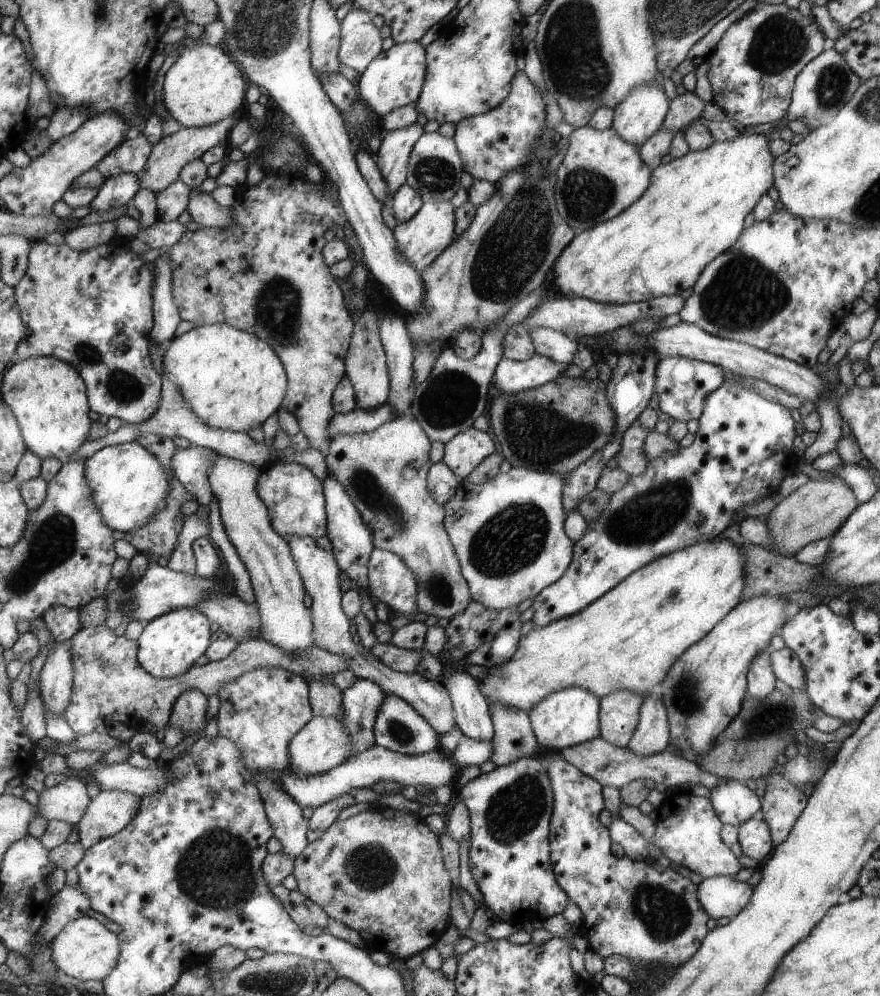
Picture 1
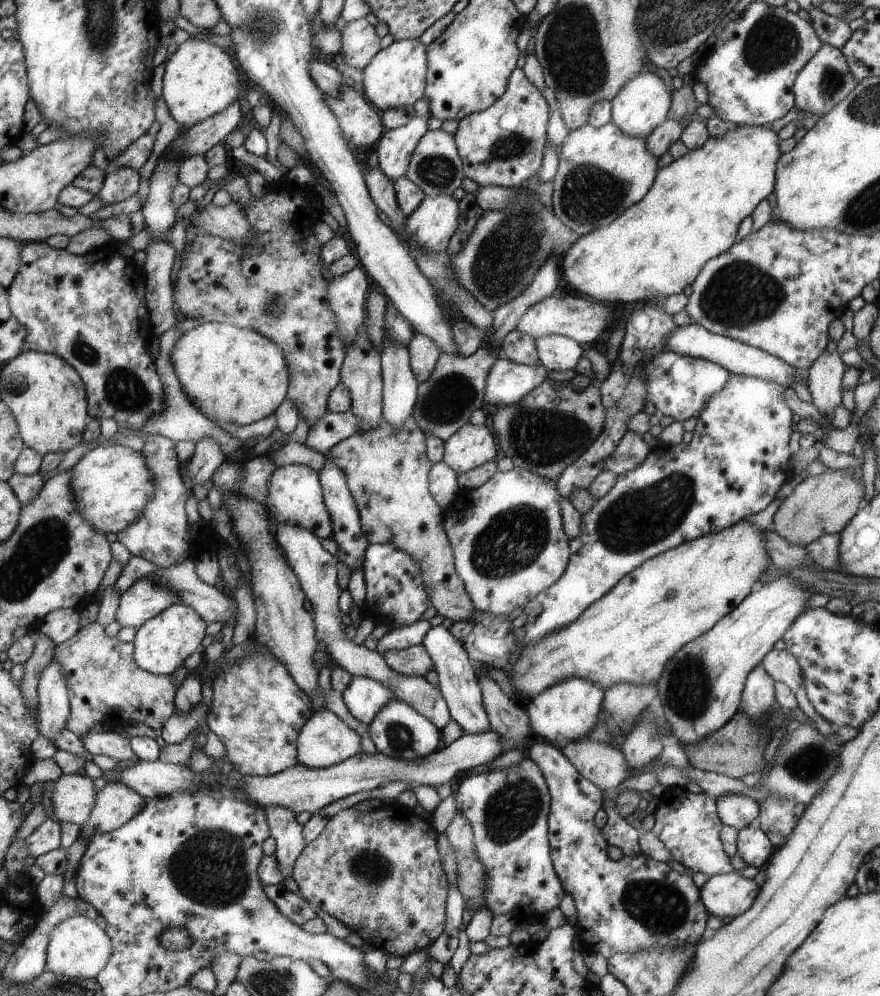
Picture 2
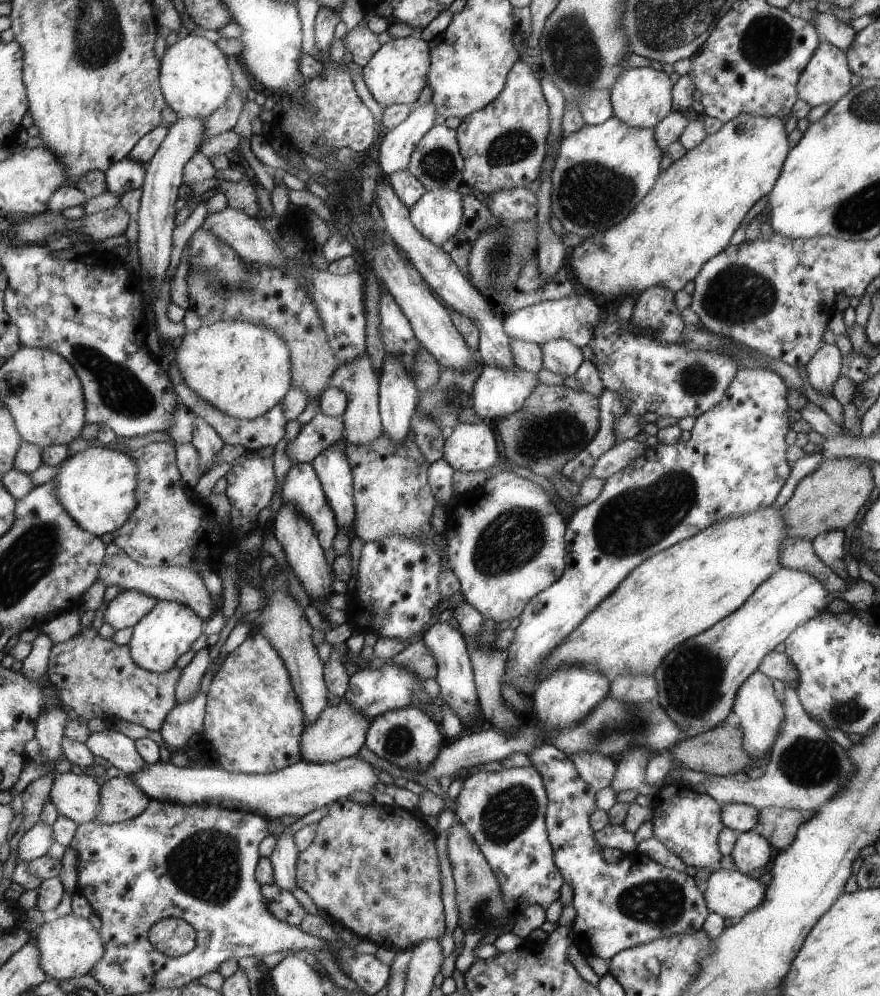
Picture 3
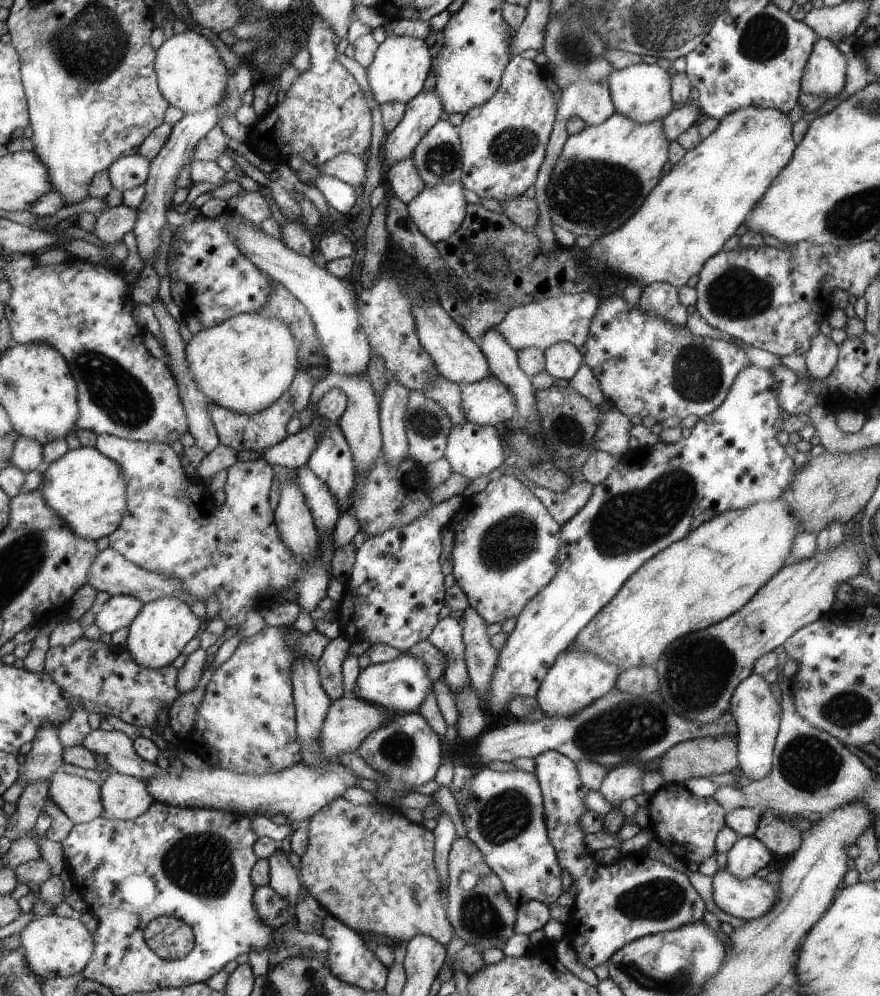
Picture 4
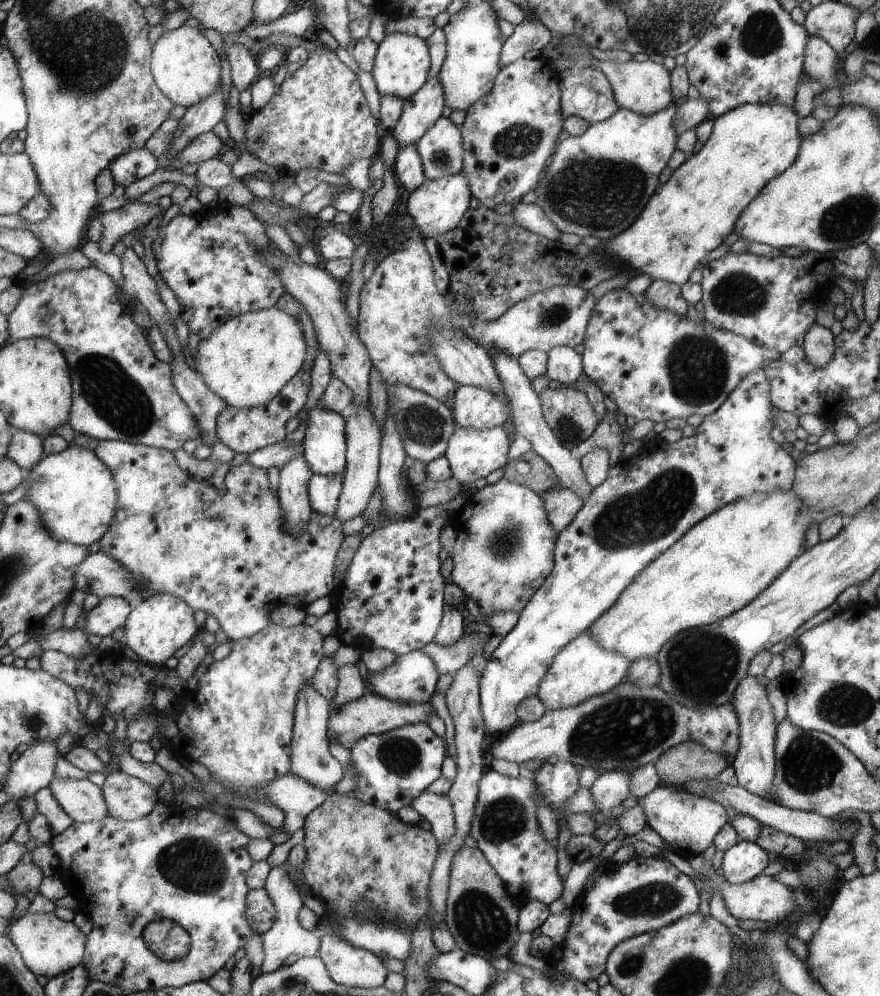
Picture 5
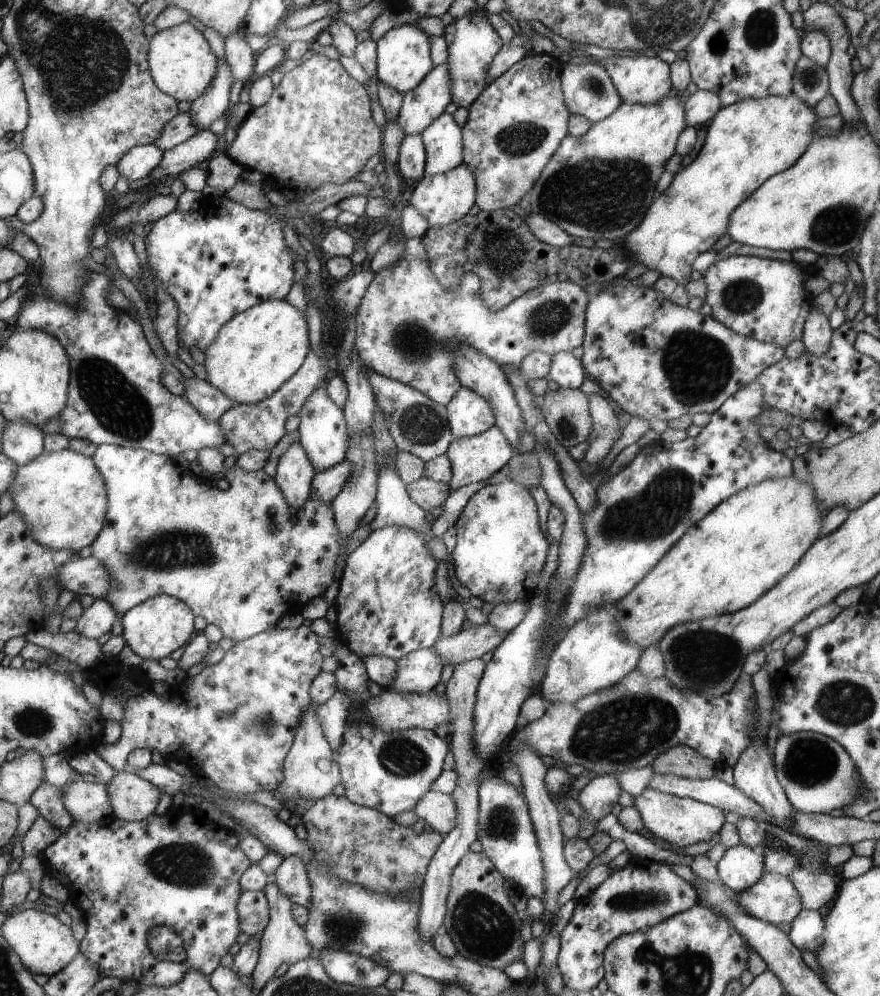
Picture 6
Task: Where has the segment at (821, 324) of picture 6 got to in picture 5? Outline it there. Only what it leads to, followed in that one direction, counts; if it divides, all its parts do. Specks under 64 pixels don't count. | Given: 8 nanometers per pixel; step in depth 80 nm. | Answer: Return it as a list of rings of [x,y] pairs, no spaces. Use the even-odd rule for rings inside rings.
[[[816,326],[809,330],[805,336],[804,359],[817,369],[824,369],[826,364],[831,360],[835,352],[836,344],[834,336],[829,329]]]

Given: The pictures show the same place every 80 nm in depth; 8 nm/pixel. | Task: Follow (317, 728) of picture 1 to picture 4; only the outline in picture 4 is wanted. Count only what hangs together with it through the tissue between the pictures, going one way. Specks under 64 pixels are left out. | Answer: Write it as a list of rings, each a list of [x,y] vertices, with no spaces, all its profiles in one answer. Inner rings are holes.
[[[345,695],[334,701],[329,709],[322,728],[321,748],[333,760],[338,760],[338,757],[343,753],[356,753],[373,731],[376,731],[385,723],[390,723],[390,720],[395,719],[397,714],[398,712],[383,708],[383,705]]]

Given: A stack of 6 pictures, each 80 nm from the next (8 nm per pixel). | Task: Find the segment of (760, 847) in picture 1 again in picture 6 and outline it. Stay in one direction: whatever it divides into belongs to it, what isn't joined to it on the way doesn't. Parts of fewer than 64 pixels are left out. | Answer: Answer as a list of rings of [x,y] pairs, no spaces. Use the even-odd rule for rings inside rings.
[[[739,842],[725,849],[716,870],[722,884],[732,894],[745,891],[765,873],[763,854]]]

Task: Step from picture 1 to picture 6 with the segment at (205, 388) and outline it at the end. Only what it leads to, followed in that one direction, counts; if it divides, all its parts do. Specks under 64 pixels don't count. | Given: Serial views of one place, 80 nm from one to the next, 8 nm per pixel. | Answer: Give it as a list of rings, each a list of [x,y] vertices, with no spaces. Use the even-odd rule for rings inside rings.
[[[286,299],[268,300],[238,314],[220,330],[216,342],[207,347],[204,352],[204,366],[208,381],[214,384],[215,387],[220,388],[237,404],[258,403],[269,398],[283,384],[287,383],[292,376],[295,376],[307,360],[311,350],[309,324],[307,324],[305,316],[295,306],[289,304]]]

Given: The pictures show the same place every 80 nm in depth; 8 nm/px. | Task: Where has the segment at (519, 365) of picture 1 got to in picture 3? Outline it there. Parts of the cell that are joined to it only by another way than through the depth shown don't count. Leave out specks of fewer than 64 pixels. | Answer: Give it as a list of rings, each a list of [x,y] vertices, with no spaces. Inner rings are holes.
[[[485,365],[482,375],[474,386],[473,408],[478,412],[481,420],[491,423],[493,426],[508,414],[519,410],[524,400],[528,398],[538,384],[537,373],[524,371],[521,367],[516,369],[502,369],[493,365]]]

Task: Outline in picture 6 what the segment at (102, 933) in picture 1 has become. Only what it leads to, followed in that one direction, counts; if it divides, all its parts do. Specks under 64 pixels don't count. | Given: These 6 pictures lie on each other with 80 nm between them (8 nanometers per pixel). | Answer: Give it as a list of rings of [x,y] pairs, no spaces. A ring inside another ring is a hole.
[[[25,909],[8,917],[2,931],[7,942],[23,961],[25,968],[33,974],[52,977],[72,963],[82,950],[82,941],[73,936],[73,928],[70,925],[63,924],[56,915],[38,909]]]

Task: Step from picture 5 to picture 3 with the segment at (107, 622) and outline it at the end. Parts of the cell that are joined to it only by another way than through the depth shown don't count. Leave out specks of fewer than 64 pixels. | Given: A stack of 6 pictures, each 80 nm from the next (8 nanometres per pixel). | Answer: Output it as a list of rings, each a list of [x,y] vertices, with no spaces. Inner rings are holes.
[[[129,589],[121,591],[106,610],[106,622],[110,622],[117,630],[131,626],[134,628],[161,601],[146,592]]]

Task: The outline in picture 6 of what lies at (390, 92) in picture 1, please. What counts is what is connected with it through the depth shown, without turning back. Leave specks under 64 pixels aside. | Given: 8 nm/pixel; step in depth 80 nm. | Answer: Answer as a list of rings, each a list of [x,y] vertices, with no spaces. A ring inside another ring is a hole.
[[[417,24],[393,27],[378,40],[378,71],[380,82],[403,94],[416,89],[435,68],[431,58],[431,36],[425,34]]]

